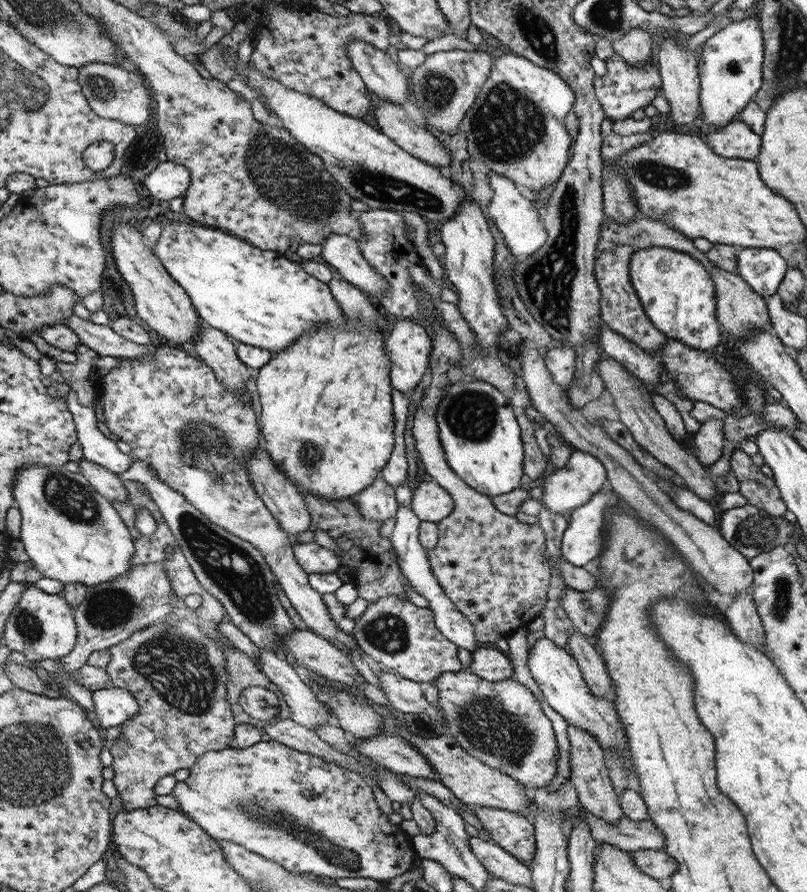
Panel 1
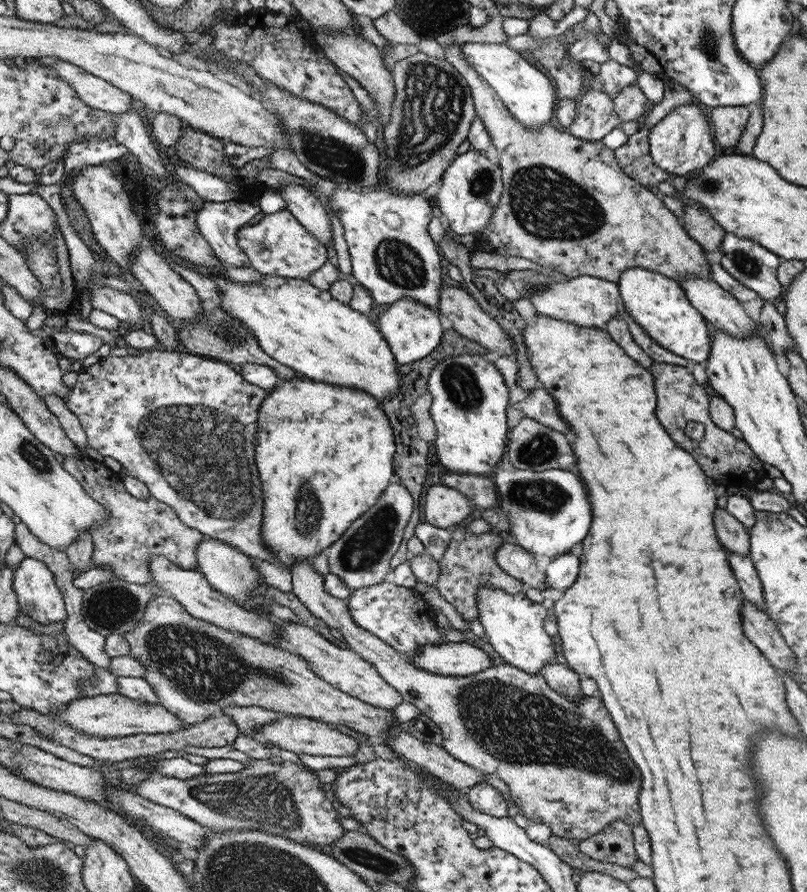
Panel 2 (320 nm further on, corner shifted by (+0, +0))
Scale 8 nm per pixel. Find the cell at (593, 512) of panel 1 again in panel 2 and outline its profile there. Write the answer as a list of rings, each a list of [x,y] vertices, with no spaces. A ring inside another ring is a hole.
[[[573,546],[570,551],[555,557],[545,571],[545,586],[550,590],[566,590],[577,582],[580,574],[581,547]]]

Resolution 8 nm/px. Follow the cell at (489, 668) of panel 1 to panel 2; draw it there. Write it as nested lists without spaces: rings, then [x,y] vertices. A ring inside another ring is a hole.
[[[464,641],[422,646],[418,656],[410,660],[414,667],[452,677],[476,675],[493,666],[488,648],[480,649]]]

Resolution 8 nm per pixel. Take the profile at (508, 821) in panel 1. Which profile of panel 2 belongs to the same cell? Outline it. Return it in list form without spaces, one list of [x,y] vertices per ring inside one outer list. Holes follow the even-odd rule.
[[[486,781],[465,790],[465,794],[467,794],[474,810],[496,817],[507,816],[508,801],[504,799],[500,791],[486,783]]]

